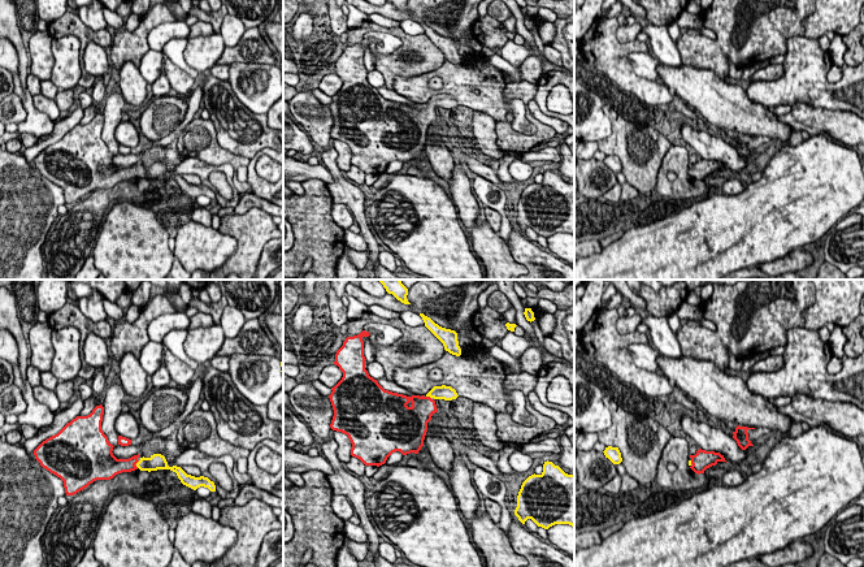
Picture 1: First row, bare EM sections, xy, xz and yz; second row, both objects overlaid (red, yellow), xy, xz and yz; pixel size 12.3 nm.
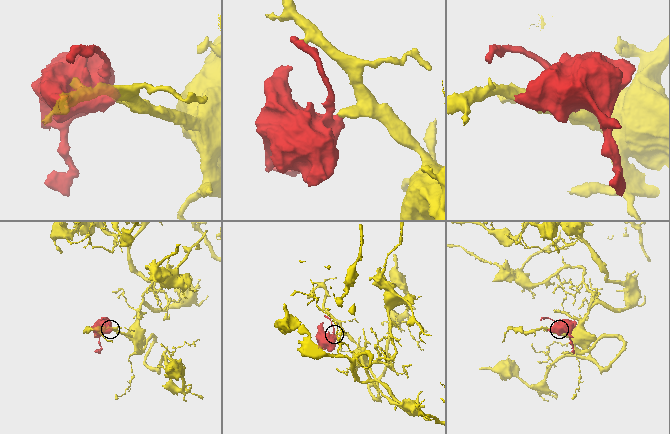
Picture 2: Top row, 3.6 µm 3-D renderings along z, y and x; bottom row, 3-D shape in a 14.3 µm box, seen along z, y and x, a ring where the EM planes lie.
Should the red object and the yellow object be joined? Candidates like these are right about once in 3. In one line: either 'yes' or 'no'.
yes

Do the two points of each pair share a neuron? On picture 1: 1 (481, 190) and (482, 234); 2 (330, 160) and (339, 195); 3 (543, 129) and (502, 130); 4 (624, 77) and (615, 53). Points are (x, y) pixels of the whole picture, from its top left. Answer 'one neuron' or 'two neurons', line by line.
1: two neurons
2: one neuron
3: one neuron
4: one neuron

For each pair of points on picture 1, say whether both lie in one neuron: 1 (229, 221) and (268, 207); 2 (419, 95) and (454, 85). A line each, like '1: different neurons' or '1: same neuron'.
1: different neurons
2: same neuron

